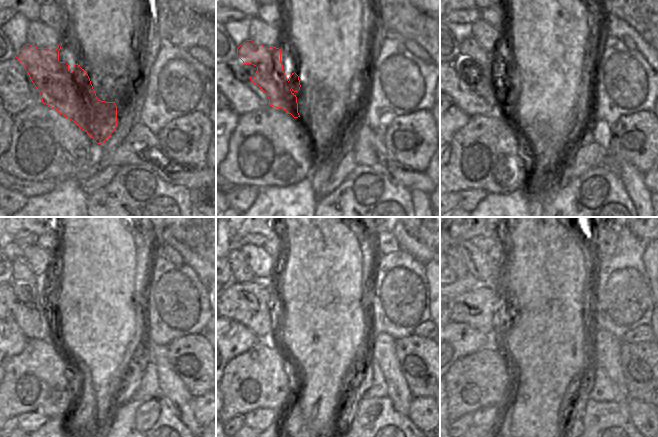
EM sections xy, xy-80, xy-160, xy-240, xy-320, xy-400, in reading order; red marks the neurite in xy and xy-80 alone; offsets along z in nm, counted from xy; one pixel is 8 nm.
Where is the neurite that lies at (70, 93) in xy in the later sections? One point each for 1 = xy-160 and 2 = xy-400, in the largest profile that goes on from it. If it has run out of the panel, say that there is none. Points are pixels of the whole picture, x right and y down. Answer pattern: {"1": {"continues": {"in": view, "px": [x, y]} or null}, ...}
{"1": {"continues": {"in": "xy-160", "px": [470, 48]}}, "2": {"continues": {"in": "xy-400", "px": [460, 269]}}}

